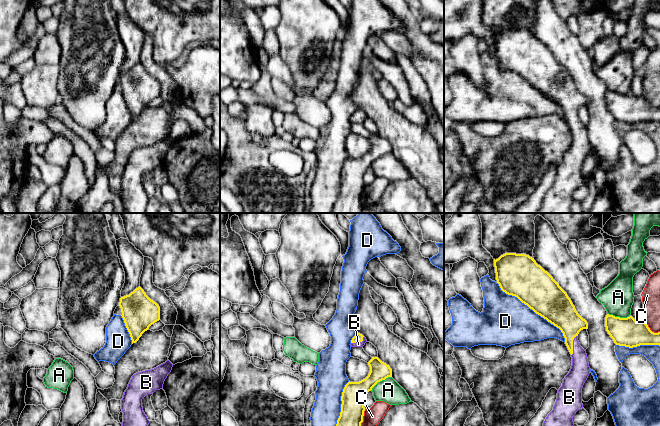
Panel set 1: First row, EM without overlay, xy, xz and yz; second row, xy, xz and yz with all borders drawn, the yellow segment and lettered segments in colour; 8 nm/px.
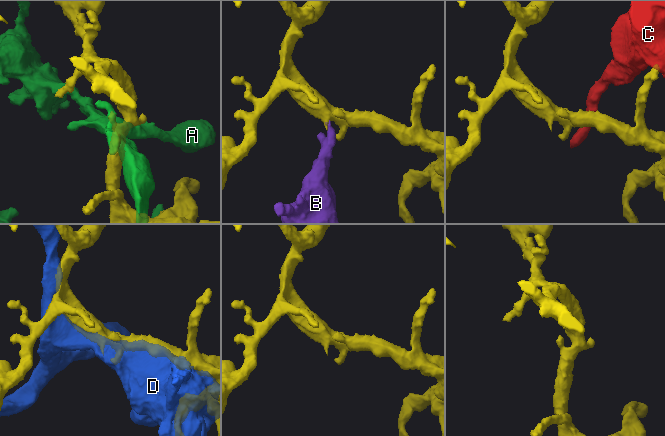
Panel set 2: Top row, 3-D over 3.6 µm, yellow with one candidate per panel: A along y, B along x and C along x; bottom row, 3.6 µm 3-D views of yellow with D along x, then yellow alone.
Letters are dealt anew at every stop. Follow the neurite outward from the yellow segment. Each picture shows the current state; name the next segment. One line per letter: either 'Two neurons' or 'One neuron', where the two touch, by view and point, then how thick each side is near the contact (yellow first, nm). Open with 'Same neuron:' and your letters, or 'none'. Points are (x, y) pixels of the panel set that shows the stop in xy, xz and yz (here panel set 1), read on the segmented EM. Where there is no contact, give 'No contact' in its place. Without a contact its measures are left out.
Same neuron: B
A: Two neurons. Touches yellow at yz (618, 317). Thickness 240 nm (yellow) against 260 nm
B: One neuron. Touches yellow at yz (572, 345). Thickness 220 nm (yellow) against 160 nm
C: Two neurons. Touches yellow at yz (649, 329). Thickness 240 nm (yellow) against 140 nm
D: Two neurons. Touches yellow at yz (533, 310). Thickness 320 nm (yellow) against 400 nm

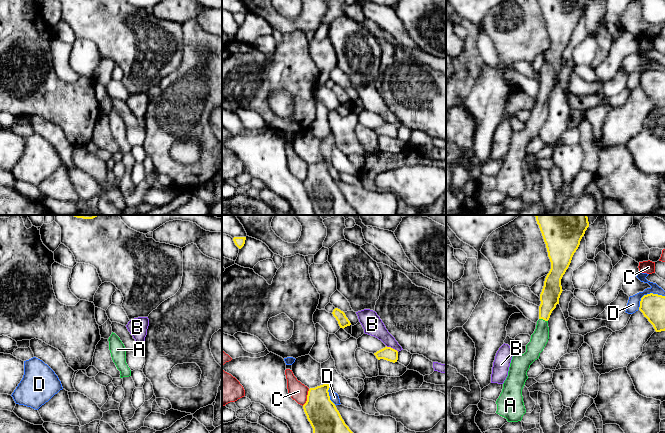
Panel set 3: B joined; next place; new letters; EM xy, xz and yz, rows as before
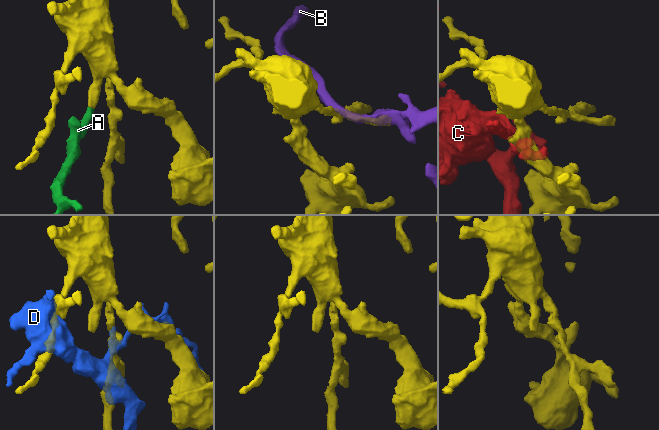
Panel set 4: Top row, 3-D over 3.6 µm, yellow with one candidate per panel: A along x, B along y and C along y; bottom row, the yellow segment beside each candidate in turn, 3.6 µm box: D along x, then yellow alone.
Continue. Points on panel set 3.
Same neuron: A
A: One neuron. Touches yellow at yz (543, 319). Thickness 160 nm (yellow) against 140 nm
B: Two neurons. Touches yellow at xz (392, 348). Thickness 110 nm (yellow) against 160 nm
C: Two neurons. Touches yellow at xz (307, 397). Thickness 240 nm (yellow) against 140 nm
D: Two neurons. Touches yellow at yz (647, 294). Thickness 200 nm (yellow) against 100 nm

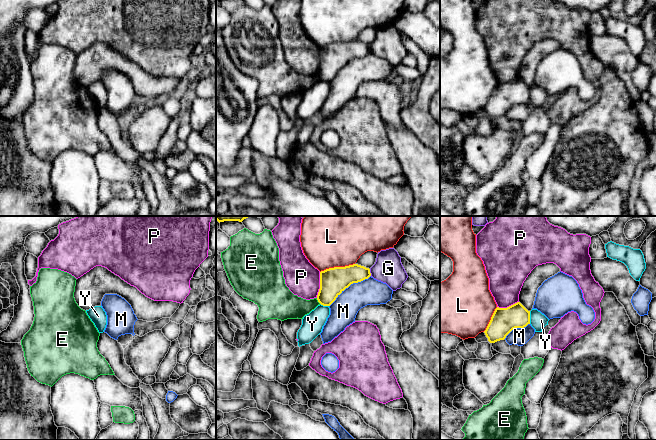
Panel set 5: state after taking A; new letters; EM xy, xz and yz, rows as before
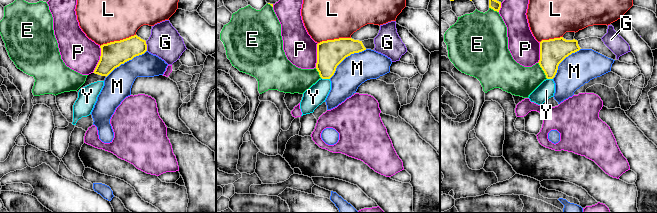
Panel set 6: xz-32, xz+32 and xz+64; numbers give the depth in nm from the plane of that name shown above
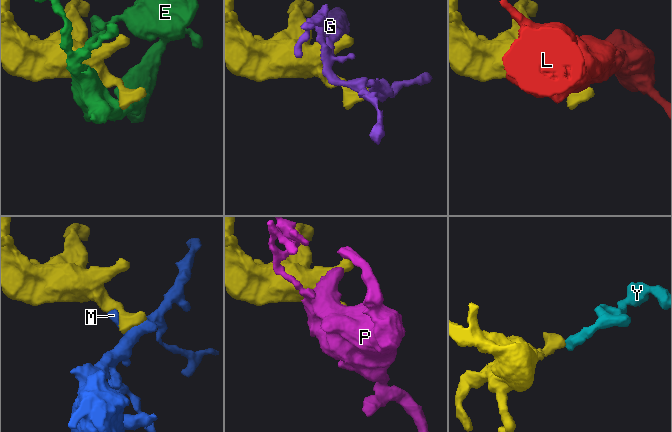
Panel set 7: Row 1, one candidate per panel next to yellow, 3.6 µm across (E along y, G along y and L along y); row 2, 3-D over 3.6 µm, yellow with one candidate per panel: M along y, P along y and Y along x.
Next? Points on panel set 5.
Same neuron: none
E: Two neurons. Touches yellow at xz (318, 301). Thickness 220 nm (yellow) against 200 nm
G: Two neurons. Touches yellow at xz (369, 272). Thickness 190 nm (yellow) against 220 nm
L: Two neurons. Touches yellow at xz (337, 267). Thickness 220 nm (yellow) against 500 nm
M: Two neurons. Touches yellow at xz (349, 285). Thickness 220 nm (yellow) against 220 nm
P: Two neurons. Touches yellow at xz (320, 285). Thickness 220 nm (yellow) against 280 nm
Y: Two neurons. Touches yellow at yz (529, 317). Thickness 200 nm (yellow) against 140 nm

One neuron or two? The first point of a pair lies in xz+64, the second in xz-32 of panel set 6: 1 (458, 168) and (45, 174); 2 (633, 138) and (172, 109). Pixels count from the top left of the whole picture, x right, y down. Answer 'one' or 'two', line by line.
1: two
2: two

